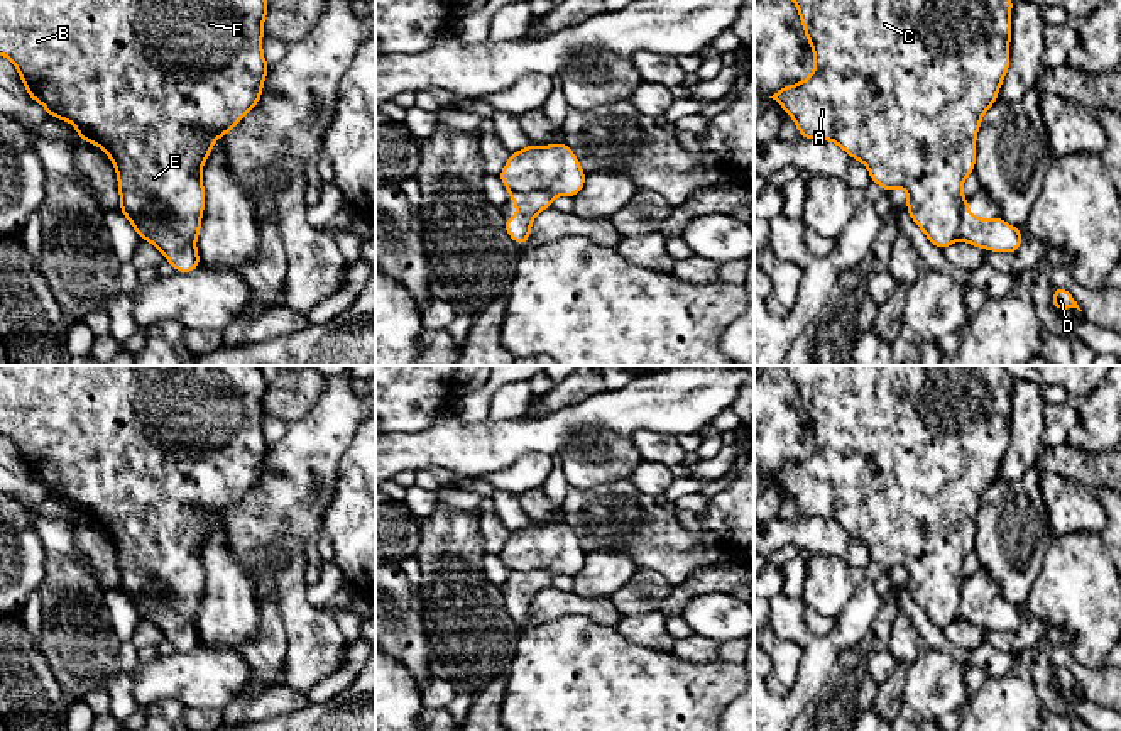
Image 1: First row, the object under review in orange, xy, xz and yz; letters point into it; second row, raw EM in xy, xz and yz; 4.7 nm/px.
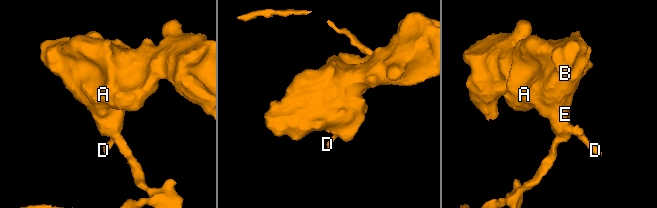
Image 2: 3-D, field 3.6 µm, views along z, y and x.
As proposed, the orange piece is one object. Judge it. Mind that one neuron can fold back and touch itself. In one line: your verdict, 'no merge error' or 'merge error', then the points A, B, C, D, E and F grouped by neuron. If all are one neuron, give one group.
merge error; groups A B C E F / D

